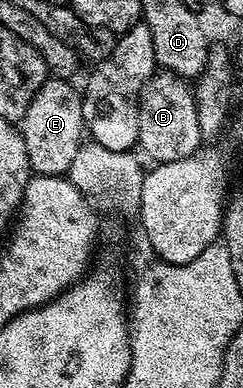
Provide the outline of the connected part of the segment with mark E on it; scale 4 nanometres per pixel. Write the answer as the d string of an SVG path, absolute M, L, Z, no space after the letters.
M65 79L45 80L19 122L21 138L27 147L29 167L36 176L64 178L86 136L82 94L78 86L76 89L69 84L73 83Z

